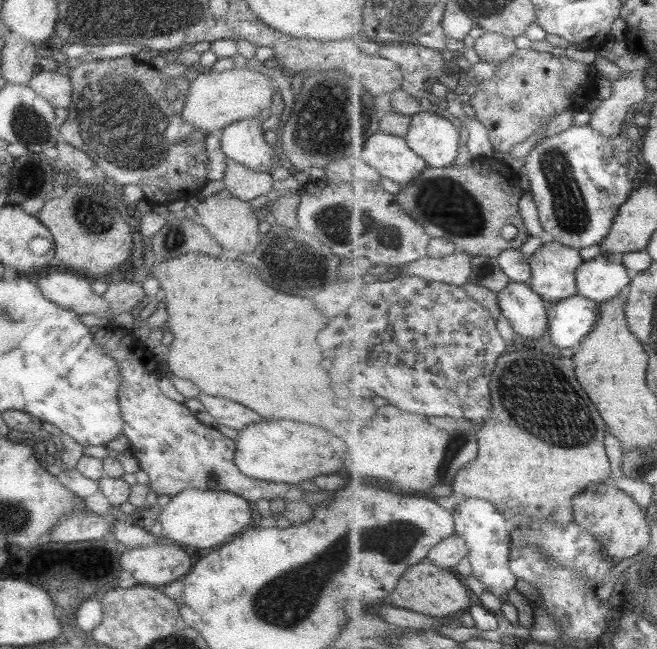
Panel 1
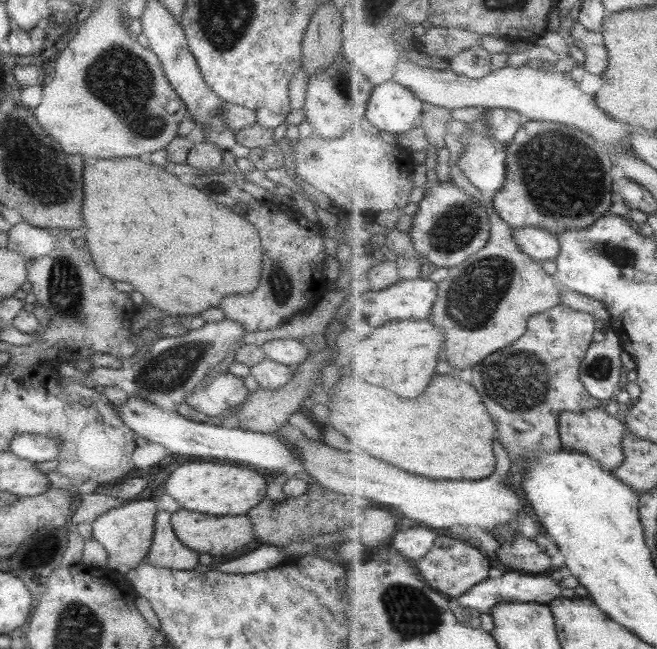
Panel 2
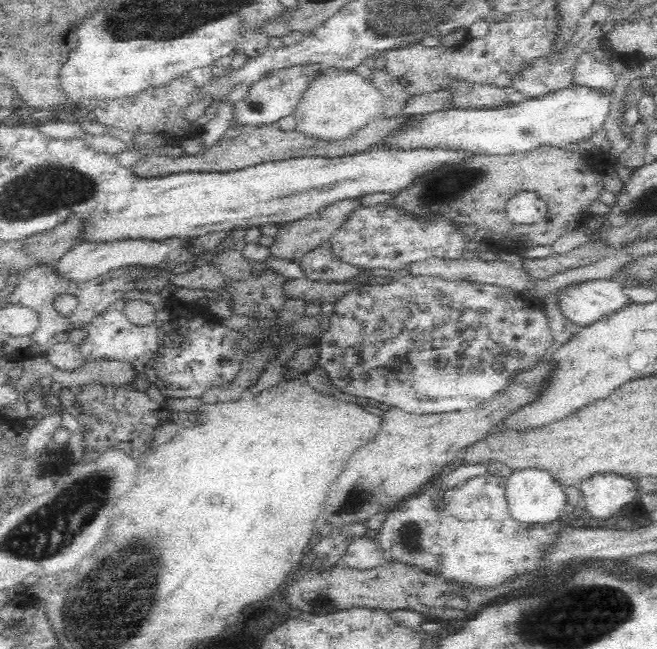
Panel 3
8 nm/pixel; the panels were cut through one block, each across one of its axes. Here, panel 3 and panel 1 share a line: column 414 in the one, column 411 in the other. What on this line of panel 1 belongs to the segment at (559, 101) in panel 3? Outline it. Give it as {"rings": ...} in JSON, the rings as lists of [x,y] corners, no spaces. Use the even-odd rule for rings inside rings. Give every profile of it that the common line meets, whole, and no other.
{"rings":[[[425,110],[413,116],[413,123],[407,136],[409,145],[427,159],[430,167],[444,168],[454,165],[460,156],[460,128],[437,113]]]}

